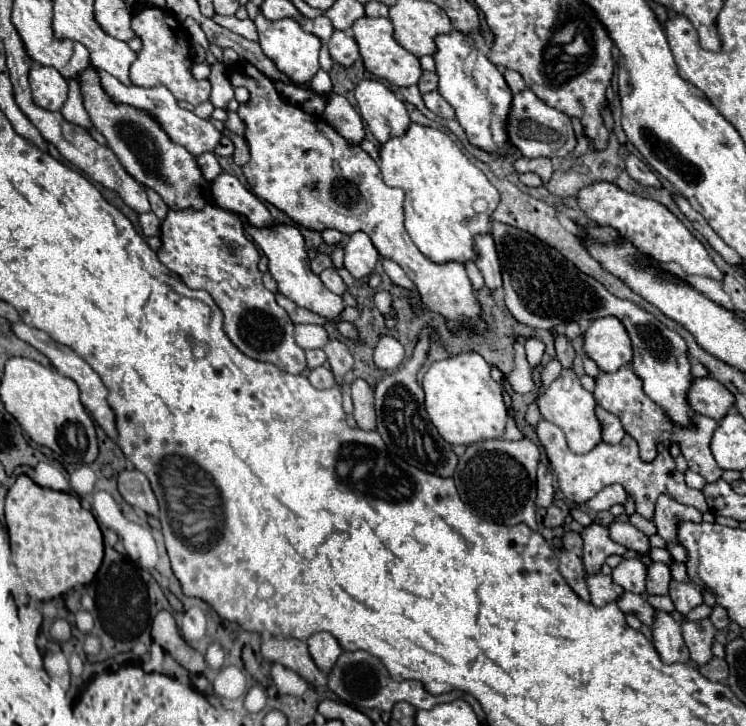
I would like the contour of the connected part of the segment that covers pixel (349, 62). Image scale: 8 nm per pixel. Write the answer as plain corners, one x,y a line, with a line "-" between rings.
334,31
334,35
328,41
328,49
330,49
330,57
342,67
352,67
354,61
360,59
356,41
344,31

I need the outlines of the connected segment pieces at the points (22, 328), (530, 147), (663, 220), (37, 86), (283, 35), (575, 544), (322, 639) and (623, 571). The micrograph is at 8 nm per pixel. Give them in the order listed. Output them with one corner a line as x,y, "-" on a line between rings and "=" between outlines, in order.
22,321
14,323
14,325
12,325
12,331
14,331
14,335
18,335
22,341
26,341
26,343
32,345
34,349
38,349
42,355
46,355
46,357
50,359
50,363
52,363
62,375
70,377
70,379
78,385
82,405
90,411
90,415
98,421
98,425
106,431
106,435
116,437
116,429
114,429
114,413
110,413
110,405
106,405
106,387
102,385
102,379
90,369
90,365
88,365
80,355
76,355
70,347
56,343
56,341
54,341
50,335
46,335
44,331
38,331
38,329
34,329
34,327
28,327
28,325
22,323
=
530,89
514,95
508,113
506,133
508,133
508,143
516,147
524,157
566,157
576,147
570,117
566,117
566,113
554,107
548,107
544,101
538,101
538,97
534,97
=
604,181
588,185
578,193
578,205
588,215
590,221
598,225
614,227
622,237
630,239
642,253
650,255
658,263
674,261
678,263
686,275
704,275
714,281
722,281
720,269
714,265
704,245
680,223
676,215
672,215
664,205
654,199
644,199
634,193
626,193
616,185
606,185
=
32,65
28,73
32,101
48,111
60,111
68,97
68,83
54,67
=
258,13
254,23
256,23
256,31
258,31
258,43
260,43
262,51
266,53
266,57
270,57
276,63
276,67
282,73
286,73
294,83
308,83
310,77
314,77
314,73
320,69
320,63
318,63
320,41
318,41
318,37
302,31
300,23
294,17
268,21
266,17
262,17
=
568,531
564,533
562,543
564,543
564,551
560,551
558,555
560,559
558,571
582,601
590,601
590,593
586,589
586,573
582,565
582,537
578,533
=
314,633
306,641
306,645
308,645
308,653
314,665
322,673
330,673
330,669
334,667
334,661
338,659
338,653
342,653
338,641
330,633
=
626,559
622,561
614,571
612,579
616,585
620,585
624,591
632,591
638,595
644,595
644,583
646,583
646,567
638,559

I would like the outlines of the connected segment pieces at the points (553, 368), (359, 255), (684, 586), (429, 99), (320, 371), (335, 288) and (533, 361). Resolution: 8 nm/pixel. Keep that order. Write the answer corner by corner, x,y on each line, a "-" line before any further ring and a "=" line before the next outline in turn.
550,361
546,367
544,367
544,371
542,371
542,385
540,385
540,389
538,389
538,397
542,397
544,395
544,391
548,389
548,385
560,375
560,371
562,371
562,365
560,365
560,361
=
358,231
352,233
346,247
344,247
344,267
350,271
354,279
362,279
374,271
374,265
378,261
378,251
374,249
370,237
366,233
=
670,583
670,597
674,601
674,607
680,615
686,615
690,609
702,605
702,595
692,583
=
438,91
424,93
422,99
424,99
424,105
426,105
434,115
444,117
444,119
454,119
454,109
450,107
450,103
448,103
=
316,367
310,371
308,381
316,387
316,389
330,389
334,387
334,375
330,373
328,367
=
328,267
328,269
324,269
320,275
318,275
320,279
322,279
322,283
332,291
332,293
338,293
338,295
342,295
344,291
346,291
346,285
344,285
344,281
340,279
340,275
338,275
338,271
334,269
334,267
=
530,337
530,339
526,339
524,347
526,347
526,359
528,359
528,363
530,363
532,367
536,367
536,365
540,363
542,355
544,355
544,343
540,343
538,339

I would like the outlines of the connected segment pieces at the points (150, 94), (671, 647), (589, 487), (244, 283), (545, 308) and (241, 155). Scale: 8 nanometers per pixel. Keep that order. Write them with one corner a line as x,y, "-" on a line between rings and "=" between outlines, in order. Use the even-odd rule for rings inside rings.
98,71
100,75
100,85
104,89
104,93
114,101
114,103
124,103
136,109
146,111
154,121
158,121
158,125
166,131
166,135
170,137
170,141
182,145
186,151
190,151
194,157
206,153
206,151
214,151
214,147
220,141
220,131
214,129
214,125
208,119
200,119
196,117
192,111
186,111
182,107
178,107
178,101
174,99
174,95
166,89
166,87
136,87
136,85
124,85
118,79
114,79
110,73
106,71
=
656,611
650,629
652,629
652,643
664,663
690,663
686,645
682,641
680,623
674,621
670,613
=
540,419
536,425
536,435
540,445
544,447
550,465
558,477
558,487
560,491
574,503
586,503
588,499
592,499
598,491
602,491
606,485
618,483
626,489
626,493
632,495
632,499
636,501
636,513
640,513
646,519
652,519
654,515
654,505
656,499
662,493
672,495
678,503
682,505
692,505
696,509
700,509
702,513
708,511
706,499
702,495
702,491
698,489
690,489
684,481
684,473
680,473
674,465
674,459
670,457
668,449
662,449
662,445
658,445
658,457
652,463
644,463
638,457
638,445
636,441
626,435
620,443
616,445
608,445
608,443
598,443
592,451
584,453
584,455
576,455
570,451
570,447
566,445
566,437
562,433
560,427
552,425
546,419
=
208,203
204,209
170,209
160,225
162,245
158,259
172,273
176,273
190,289
204,289
224,315
224,331
228,339
248,357
256,361
274,363
276,367
300,375
306,369
304,349
294,341
294,323
286,311
276,303
274,293
262,285
258,271
260,251
244,233
242,221
216,205
=
492,221
490,235
496,243
502,279
504,279
504,303
516,321
534,329
554,329
562,323
580,323
582,319
594,321
600,317
616,317
628,331
634,347
632,371
642,379
644,393
658,403
674,423
690,427
692,409
686,405
686,389
690,387
690,361
684,339
664,327
654,315
646,313
638,305
612,295
594,277
578,271
574,263
564,259
556,249
538,241
530,233
506,223
=
224,129
224,131
222,131
222,135
224,135
224,137
228,137
228,139
234,143
232,159
234,159
234,163
236,163
236,165
240,165
240,167
242,167
242,165
250,159
248,145
246,145
246,143
242,143
242,137
238,137
236,133
232,133
232,131
228,131
228,129

